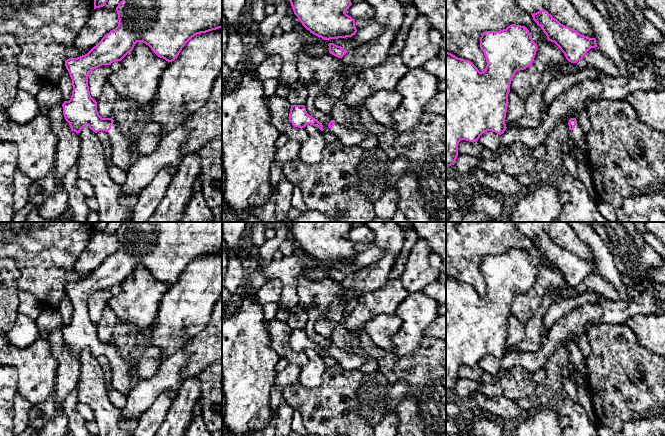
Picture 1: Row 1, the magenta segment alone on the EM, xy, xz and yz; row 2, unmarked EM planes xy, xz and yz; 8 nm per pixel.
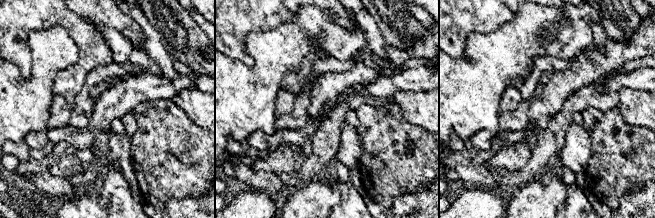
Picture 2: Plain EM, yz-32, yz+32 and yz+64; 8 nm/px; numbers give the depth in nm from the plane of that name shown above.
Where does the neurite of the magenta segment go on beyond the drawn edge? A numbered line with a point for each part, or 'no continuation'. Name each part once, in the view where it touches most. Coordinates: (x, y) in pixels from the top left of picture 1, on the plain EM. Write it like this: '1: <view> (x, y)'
1: xy (123, 364)

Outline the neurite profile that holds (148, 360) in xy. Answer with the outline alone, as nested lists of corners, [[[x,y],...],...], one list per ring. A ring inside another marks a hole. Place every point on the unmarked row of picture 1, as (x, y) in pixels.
[[[148,346],[143,347],[136,354],[135,374],[137,379],[149,379],[153,377],[158,372],[164,359],[165,357],[160,351]]]

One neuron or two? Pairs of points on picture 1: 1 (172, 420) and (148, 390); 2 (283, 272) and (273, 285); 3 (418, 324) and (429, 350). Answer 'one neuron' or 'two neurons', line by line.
1: two neurons
2: two neurons
3: two neurons

